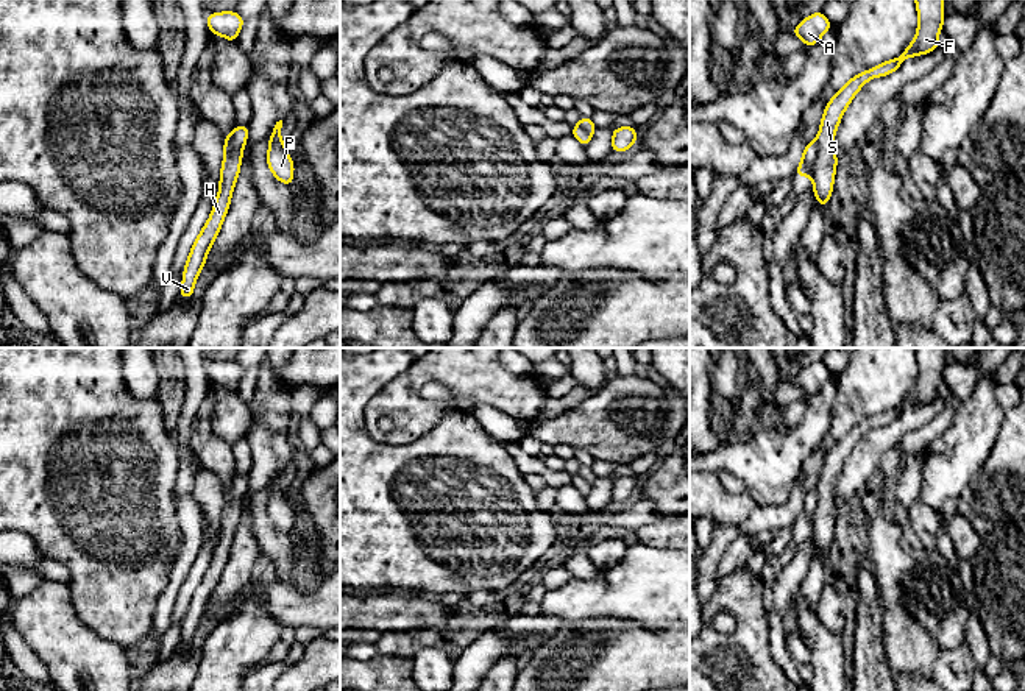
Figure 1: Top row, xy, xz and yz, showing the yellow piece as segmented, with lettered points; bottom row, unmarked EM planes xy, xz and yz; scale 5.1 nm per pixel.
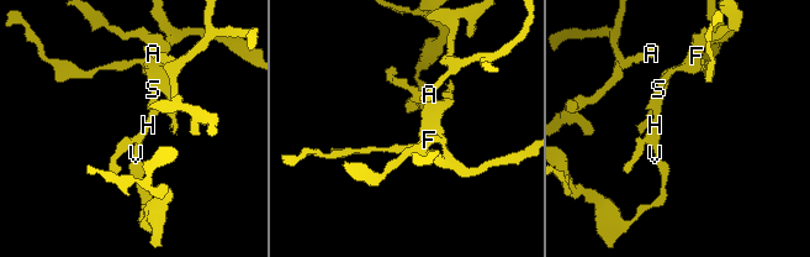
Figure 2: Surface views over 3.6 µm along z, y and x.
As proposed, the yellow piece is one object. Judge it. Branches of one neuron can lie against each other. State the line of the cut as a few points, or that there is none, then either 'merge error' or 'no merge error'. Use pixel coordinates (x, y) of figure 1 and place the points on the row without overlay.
yz (818, 489), (818, 506), (812, 524) | merge error

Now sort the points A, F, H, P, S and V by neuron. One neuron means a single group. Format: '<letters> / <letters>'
A P / F H S V

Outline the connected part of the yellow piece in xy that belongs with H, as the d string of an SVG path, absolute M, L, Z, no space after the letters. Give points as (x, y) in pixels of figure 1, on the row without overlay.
M234 479L229 485L223 488L225 494L225 507L222 510L222 521L220 521L220 533L218 533L218 544L214 551L211 566L207 568L206 574L203 576L201 582L197 585L190 604L187 607L184 621L183 621L183 633L178 647L192 647L195 638L195 629L198 627L200 621L204 616L207 608L207 602L215 591L222 572L228 563L231 544L239 527L240 513L242 513L242 499L232 499L231 490L234 487Z

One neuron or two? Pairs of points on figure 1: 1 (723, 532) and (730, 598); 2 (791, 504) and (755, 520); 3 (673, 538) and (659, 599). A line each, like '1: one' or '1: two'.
1: two
2: one
3: two

